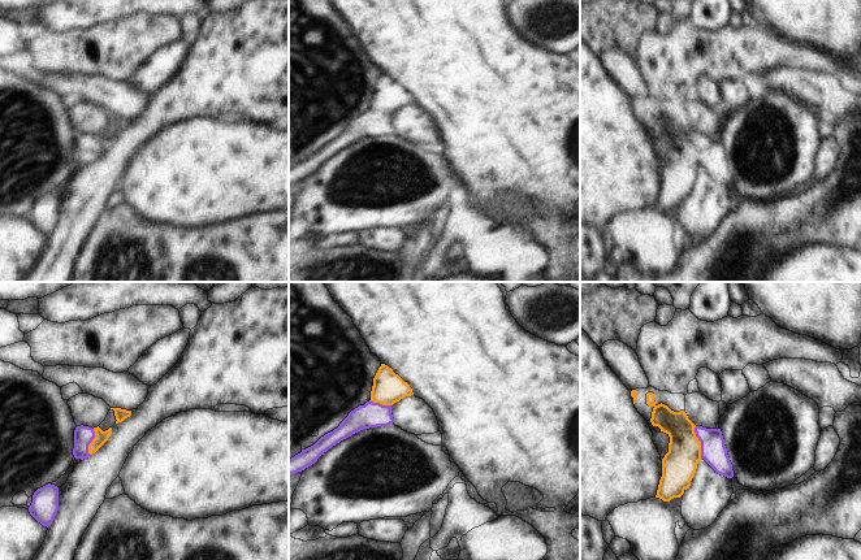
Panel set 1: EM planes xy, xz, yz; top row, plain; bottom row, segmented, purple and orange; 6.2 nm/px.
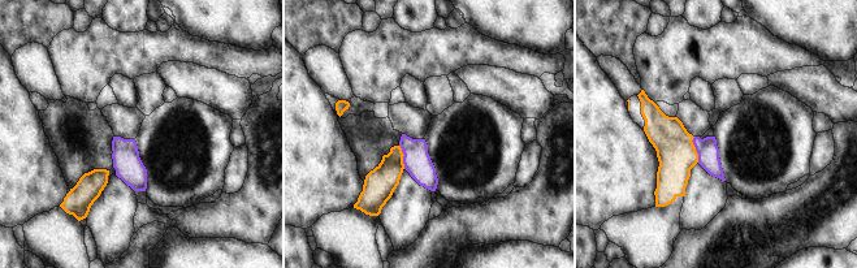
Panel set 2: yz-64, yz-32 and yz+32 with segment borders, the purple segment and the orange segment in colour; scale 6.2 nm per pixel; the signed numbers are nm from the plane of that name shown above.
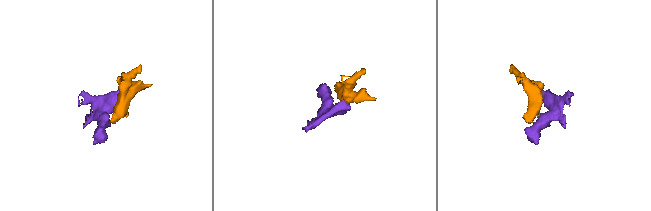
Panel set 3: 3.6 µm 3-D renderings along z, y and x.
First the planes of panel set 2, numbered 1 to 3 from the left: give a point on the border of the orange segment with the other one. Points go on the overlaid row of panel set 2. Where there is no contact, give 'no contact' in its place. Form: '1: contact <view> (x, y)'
1: no contact
2: contact yz-32 (403, 156)
3: contact yz+32 (696, 150)

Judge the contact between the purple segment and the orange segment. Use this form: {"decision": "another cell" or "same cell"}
{"decision": "same cell"}

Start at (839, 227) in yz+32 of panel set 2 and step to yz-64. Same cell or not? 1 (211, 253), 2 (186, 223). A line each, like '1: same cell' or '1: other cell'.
1: other cell
2: same cell

